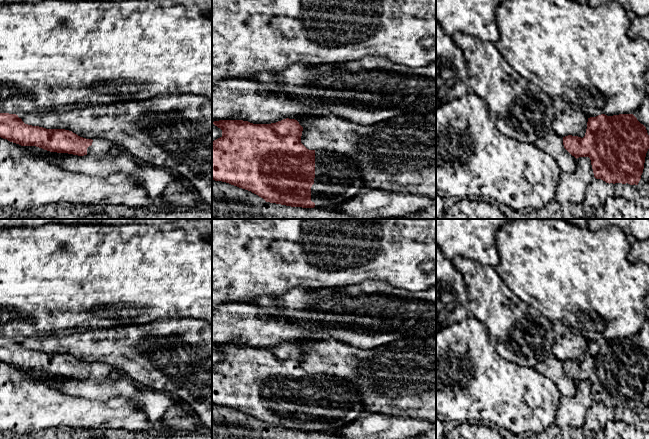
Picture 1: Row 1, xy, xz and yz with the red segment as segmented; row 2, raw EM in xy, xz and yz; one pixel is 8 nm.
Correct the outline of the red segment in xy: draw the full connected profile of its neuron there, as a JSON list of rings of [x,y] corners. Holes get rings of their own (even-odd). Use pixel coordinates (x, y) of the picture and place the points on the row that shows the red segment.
[[[0,113],[0,137],[21,146],[36,146],[50,152],[78,156],[102,156],[124,150],[116,142],[86,139],[65,129],[46,129],[25,124],[16,114]]]

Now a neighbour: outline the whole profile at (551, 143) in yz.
[[[548,131],[538,138],[534,145],[549,154],[557,162],[562,173],[573,173],[576,170],[576,158],[564,148],[563,138],[554,131]]]

